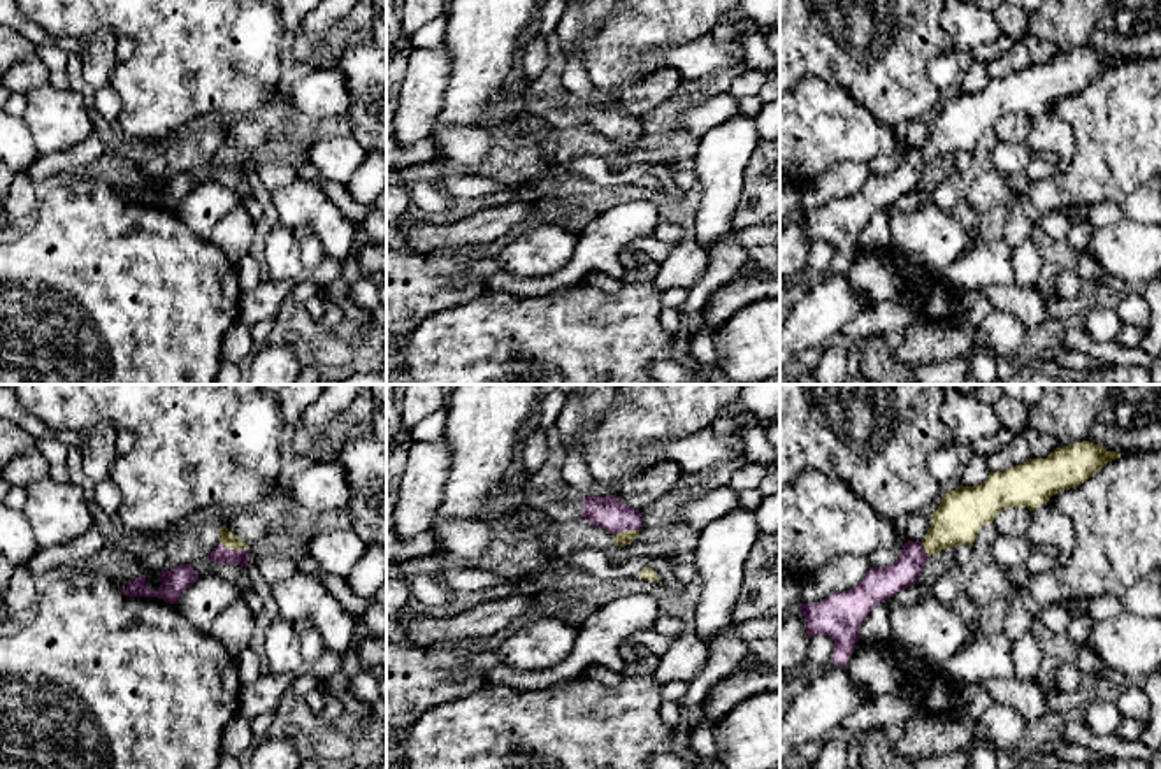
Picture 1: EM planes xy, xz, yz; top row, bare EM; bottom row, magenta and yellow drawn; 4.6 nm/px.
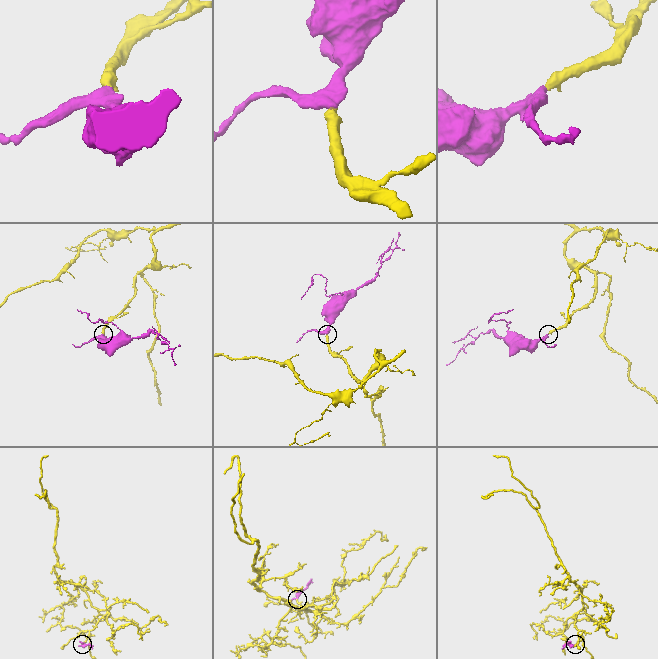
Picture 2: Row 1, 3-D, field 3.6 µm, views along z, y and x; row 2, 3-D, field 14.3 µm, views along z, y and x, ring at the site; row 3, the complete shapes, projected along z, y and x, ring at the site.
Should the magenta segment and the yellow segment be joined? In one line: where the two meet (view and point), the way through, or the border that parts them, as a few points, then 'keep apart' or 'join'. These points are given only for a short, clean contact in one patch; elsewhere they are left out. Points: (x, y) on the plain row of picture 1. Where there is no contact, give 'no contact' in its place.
meets magenta in xy at (232, 157); runs through xy (220, 160), (232, 157), (227, 146); join

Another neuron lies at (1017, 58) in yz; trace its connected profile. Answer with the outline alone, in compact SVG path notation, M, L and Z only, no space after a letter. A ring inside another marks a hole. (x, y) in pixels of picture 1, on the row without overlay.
M1026 35L1012 51L987 63L991 79L1003 79L1029 65L1047 65L1056 56L1052 44Z

